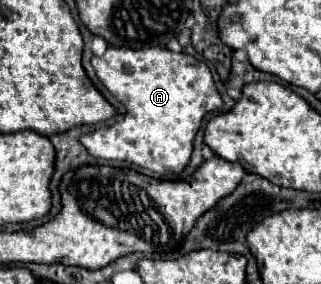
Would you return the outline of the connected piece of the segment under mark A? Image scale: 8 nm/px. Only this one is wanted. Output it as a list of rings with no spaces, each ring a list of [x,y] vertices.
[[[108,47],[102,57],[92,57],[92,65],[96,69],[98,79],[114,93],[122,105],[126,107],[126,115],[122,121],[106,129],[96,129],[80,139],[80,143],[88,149],[90,155],[114,161],[128,161],[136,167],[146,167],[160,175],[182,175],[186,165],[192,159],[194,137],[202,125],[202,119],[224,107],[224,101],[214,85],[212,73],[206,63],[198,61],[186,53],[174,53],[170,49],[144,47],[144,49],[128,49],[128,47]]]

